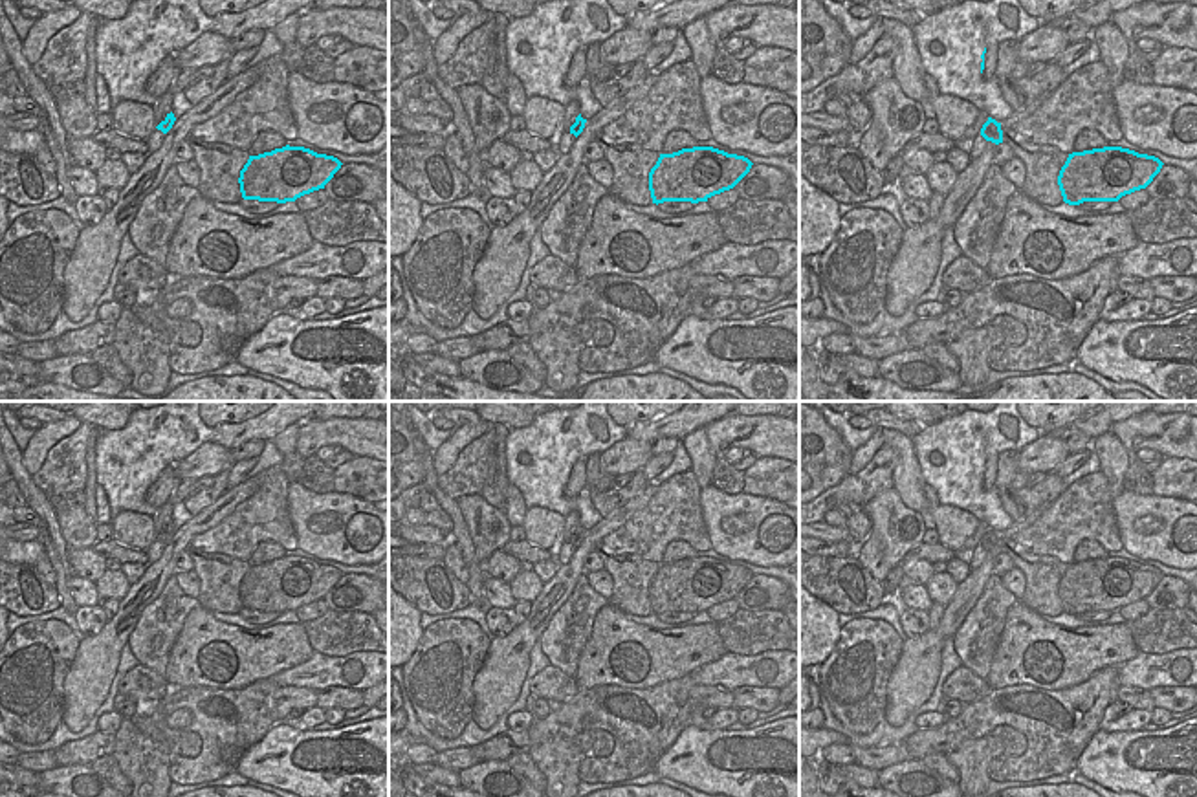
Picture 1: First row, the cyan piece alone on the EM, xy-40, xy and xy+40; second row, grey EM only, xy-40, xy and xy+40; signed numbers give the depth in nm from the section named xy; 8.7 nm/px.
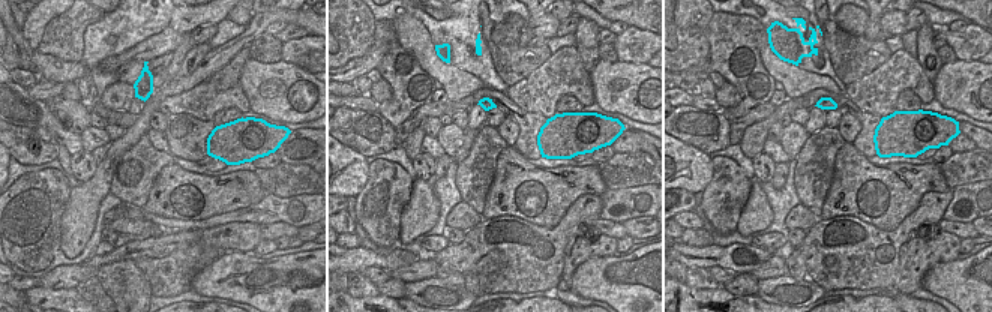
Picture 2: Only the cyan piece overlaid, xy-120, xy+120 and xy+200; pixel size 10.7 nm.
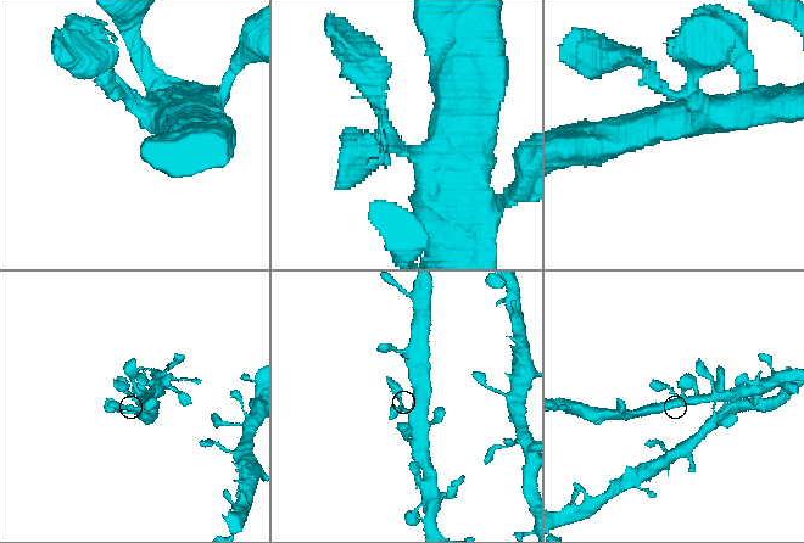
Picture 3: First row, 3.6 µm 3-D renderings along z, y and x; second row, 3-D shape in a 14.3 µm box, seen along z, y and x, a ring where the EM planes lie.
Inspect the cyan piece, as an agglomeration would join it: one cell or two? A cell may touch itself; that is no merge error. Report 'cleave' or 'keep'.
keep

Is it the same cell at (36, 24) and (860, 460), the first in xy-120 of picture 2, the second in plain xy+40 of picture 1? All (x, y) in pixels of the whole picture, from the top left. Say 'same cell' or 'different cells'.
same cell

